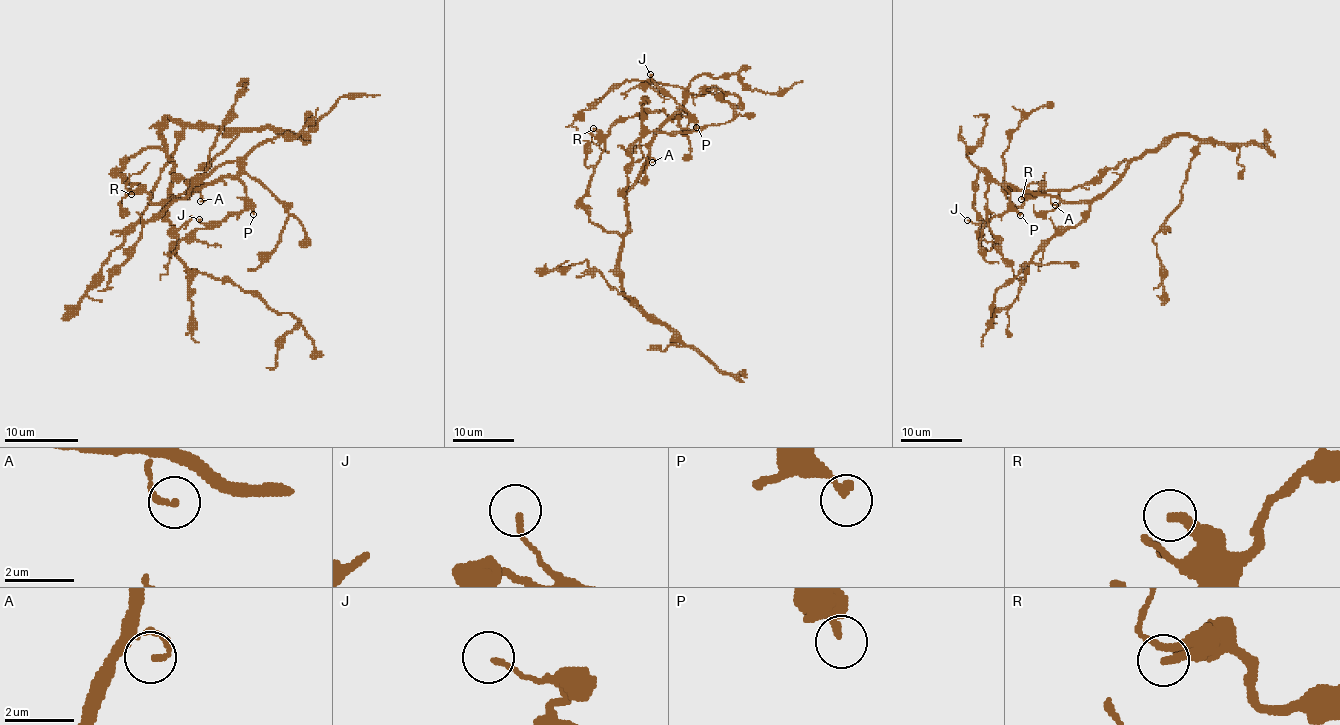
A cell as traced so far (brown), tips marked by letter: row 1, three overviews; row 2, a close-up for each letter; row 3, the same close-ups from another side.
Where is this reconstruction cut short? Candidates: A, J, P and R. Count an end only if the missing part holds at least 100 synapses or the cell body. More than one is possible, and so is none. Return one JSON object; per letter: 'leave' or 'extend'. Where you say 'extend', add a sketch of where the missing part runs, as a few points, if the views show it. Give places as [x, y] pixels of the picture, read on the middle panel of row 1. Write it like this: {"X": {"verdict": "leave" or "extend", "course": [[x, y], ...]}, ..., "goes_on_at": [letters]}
{"A": {"verdict": "leave"}, "J": {"verdict": "leave"}, "P": {"verdict": "leave"}, "R": {"verdict": "leave"}, "goes_on_at": []}

